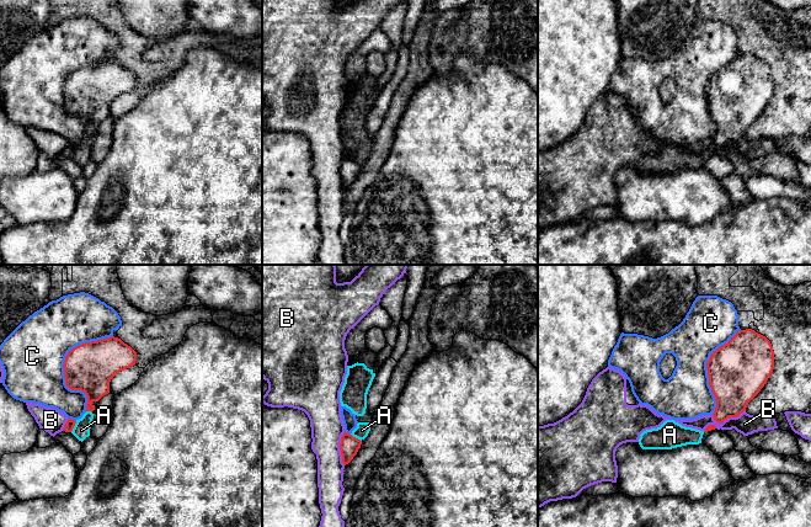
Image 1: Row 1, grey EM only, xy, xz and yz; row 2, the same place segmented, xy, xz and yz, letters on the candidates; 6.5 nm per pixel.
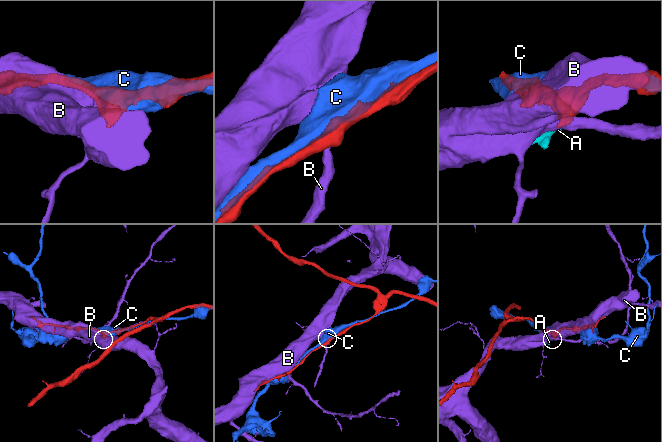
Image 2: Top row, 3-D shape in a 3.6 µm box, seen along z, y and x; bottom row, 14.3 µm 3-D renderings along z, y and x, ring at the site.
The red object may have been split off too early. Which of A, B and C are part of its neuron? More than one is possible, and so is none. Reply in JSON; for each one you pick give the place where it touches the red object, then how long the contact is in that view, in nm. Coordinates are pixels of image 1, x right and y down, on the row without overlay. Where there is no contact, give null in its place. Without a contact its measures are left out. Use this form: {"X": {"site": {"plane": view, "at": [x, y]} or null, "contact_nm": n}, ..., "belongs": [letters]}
{"belongs": []}

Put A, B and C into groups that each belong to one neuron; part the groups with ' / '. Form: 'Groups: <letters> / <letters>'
Groups: A / B / C

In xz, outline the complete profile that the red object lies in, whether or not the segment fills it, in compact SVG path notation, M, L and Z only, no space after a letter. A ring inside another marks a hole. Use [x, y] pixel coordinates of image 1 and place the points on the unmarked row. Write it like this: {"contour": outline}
{"contour": "M345 156L341 161L340 175L342 179L342 187L348 188L361 172L362 165Z"}

